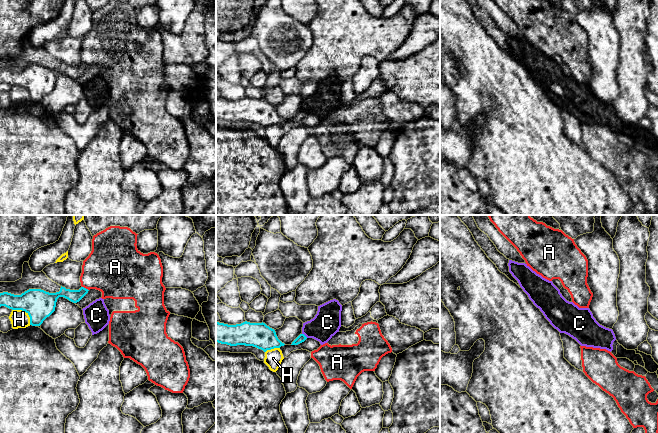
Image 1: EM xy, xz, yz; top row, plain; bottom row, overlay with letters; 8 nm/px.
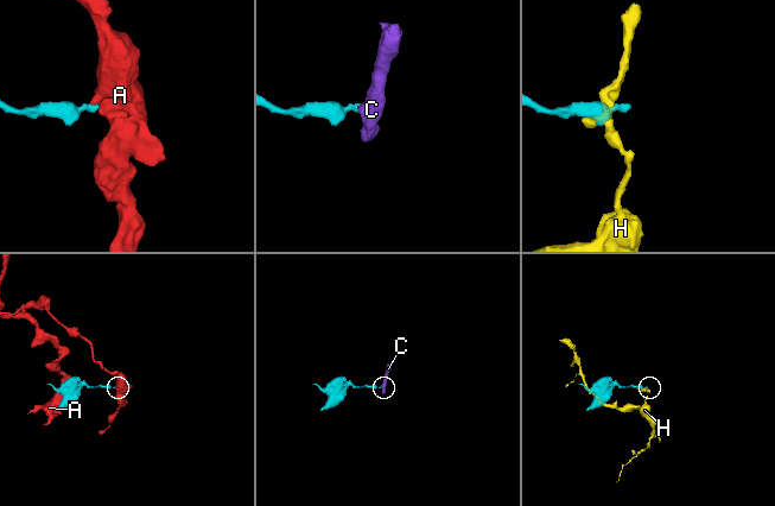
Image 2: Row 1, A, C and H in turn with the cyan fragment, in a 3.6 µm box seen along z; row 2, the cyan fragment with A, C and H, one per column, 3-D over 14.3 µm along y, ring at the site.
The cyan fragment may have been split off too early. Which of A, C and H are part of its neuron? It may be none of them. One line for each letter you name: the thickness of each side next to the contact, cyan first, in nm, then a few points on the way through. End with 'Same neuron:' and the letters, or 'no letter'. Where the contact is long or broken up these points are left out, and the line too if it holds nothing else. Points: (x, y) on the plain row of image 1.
Same neuron: no letter

